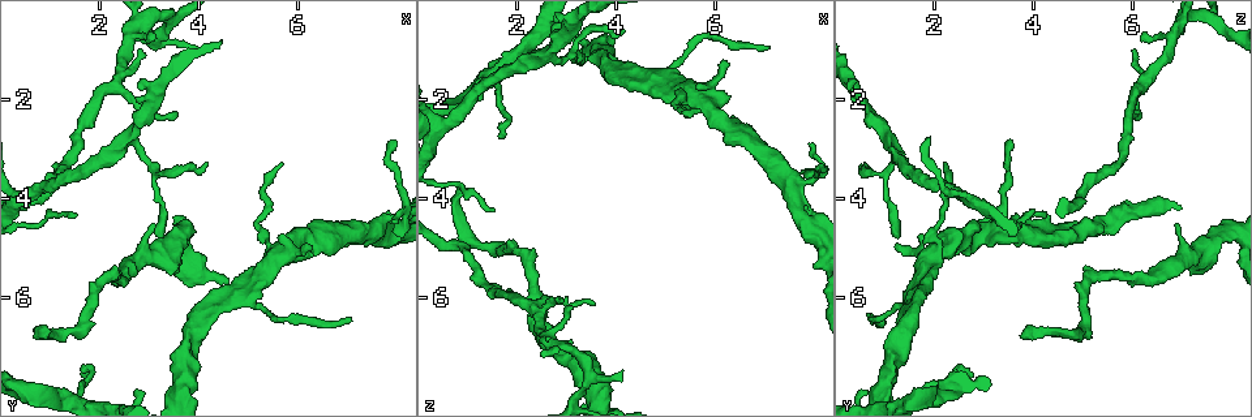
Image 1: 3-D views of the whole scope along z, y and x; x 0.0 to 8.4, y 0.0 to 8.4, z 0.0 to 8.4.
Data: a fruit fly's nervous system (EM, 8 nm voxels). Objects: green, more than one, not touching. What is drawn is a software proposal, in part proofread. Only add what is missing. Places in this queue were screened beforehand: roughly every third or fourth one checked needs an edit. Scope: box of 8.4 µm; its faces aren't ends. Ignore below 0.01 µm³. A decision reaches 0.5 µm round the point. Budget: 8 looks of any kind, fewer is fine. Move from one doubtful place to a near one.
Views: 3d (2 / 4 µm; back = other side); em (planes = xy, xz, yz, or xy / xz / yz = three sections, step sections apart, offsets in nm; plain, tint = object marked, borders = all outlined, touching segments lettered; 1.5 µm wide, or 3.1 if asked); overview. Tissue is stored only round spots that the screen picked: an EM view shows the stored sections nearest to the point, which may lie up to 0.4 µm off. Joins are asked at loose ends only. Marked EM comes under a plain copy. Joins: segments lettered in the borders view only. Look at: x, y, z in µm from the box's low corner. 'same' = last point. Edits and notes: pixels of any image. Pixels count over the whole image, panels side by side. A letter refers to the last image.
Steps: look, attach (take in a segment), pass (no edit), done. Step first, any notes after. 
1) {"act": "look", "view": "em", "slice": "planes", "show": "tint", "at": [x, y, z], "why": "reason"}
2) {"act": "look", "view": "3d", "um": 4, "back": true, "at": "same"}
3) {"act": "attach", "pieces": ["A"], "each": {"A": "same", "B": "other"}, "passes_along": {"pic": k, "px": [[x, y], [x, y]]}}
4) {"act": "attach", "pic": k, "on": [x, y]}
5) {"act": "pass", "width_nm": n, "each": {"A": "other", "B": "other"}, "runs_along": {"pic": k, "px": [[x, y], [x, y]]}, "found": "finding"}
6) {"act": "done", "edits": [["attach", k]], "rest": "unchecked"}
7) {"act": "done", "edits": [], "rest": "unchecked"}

{"act": "look", "view": "em", "um": 3.1, "slice": "planes", "show": "borders", "at": [1.00, 6.60, 3.80], "why": "branch stops here"}

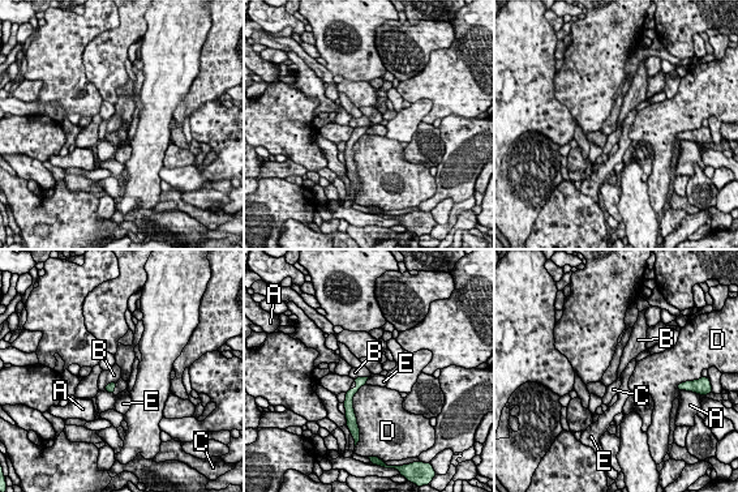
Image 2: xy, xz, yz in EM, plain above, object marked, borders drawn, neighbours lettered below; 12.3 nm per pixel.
{"act": "attach", "pieces": ["C"], "each": {"A": "other", "B": "other", "C": "same", "D": "other", "E": "other"}, "passes_along": {"pic": 2, "px": [[110, 388], [115, 386], [121, 385]]}, "found": "it goes on there"}

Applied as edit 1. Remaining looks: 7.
{"act": "look", "view": "overview", "why": "see it whole again"}

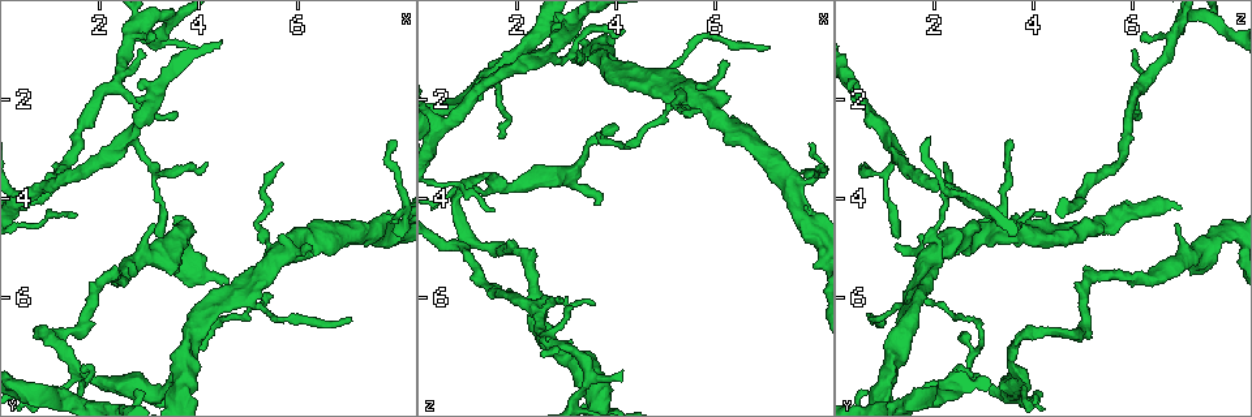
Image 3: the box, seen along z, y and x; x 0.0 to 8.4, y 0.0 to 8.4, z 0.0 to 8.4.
{"act": "look", "view": "em", "slice": "planes", "show": "borders", "at": [3.60, 2.35, 6.15], "why": "an open end"}

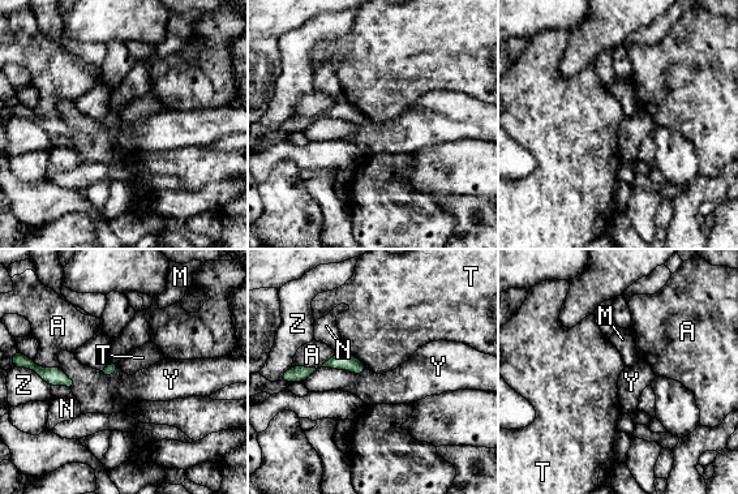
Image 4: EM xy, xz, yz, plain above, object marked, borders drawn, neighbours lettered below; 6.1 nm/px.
{"act": "pass", "longest_contact_nm": ["Y", 420], "each": {"A": "other", "M": "other", "N": "other", "T": "other", "Y": "other", "Z": "other"}, "border": {"pic": 4, "px": [[368, 369], [318, 368], [303, 381]]}, "found": "no lettered segment goes on from it"}

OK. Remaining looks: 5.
{"act": "look", "view": "3d", "um": 2, "back": true, "at": [7.05, 6.35, 1.00], "why": "thin end"}

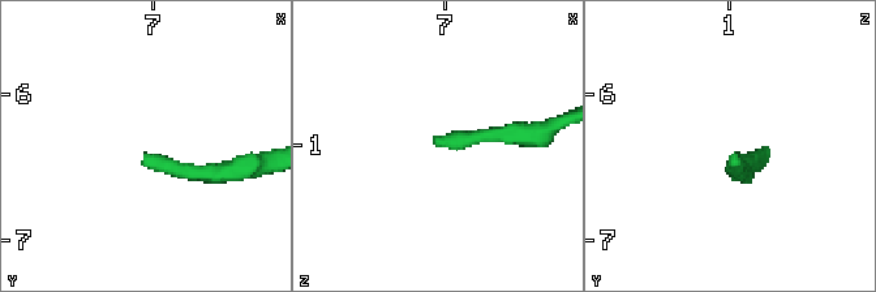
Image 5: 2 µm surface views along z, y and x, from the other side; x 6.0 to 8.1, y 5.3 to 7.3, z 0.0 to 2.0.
{"act": "look", "view": "em", "slice": "planes", "show": "borders", "at": [7.08, 6.40, 0.98], "why": "now the EM"}

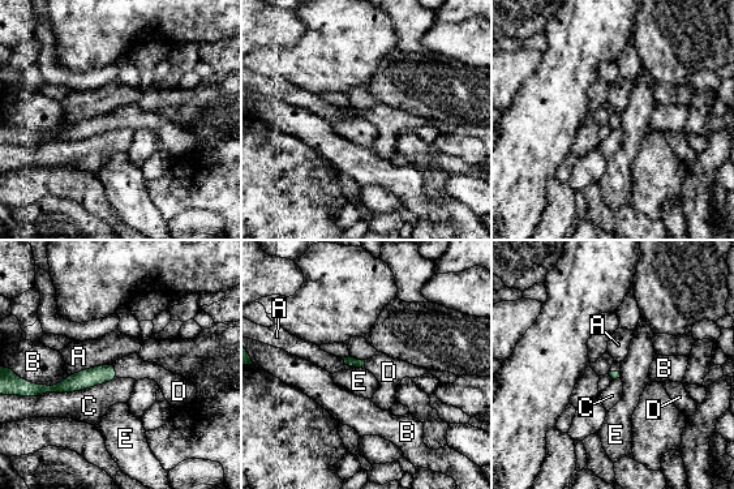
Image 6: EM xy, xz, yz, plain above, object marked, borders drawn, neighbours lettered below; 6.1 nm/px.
{"act": "attach", "pieces": ["D"], "each": {"A": "other", "B": "other", "C": "other", "D": "same", "E": "other"}, "passes_along": {"pic": 6, "px": [[86, 378], [114, 370], [133, 367]]}, "found": "the neuron continues"}

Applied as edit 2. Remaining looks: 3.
{"act": "done", "edits": [["attach", 2], ["attach", 6]], "rest": "unchecked"}

